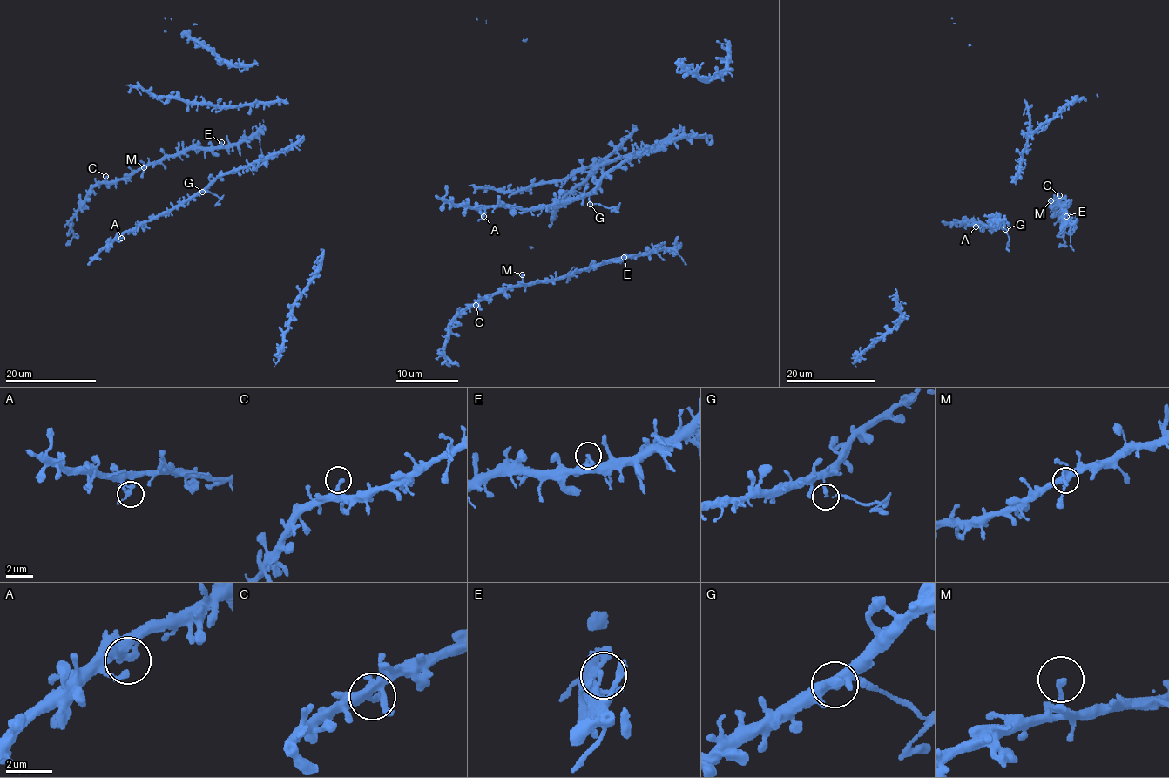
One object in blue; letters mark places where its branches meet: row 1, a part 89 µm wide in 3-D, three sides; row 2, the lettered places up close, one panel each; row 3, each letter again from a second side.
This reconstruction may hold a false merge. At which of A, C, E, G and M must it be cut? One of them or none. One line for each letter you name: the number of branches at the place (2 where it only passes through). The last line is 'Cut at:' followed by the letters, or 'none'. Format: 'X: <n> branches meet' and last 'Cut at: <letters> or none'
G: 2 branches meet
Cut at: G

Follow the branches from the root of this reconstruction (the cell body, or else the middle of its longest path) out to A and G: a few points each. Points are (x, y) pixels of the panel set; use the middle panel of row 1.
A: (645, 155), (620, 160), (594, 187), (579, 194), (530, 209), (490, 206), (483, 216)
G: (645, 155), (625, 158), (610, 168), (589, 197), (589, 205)

